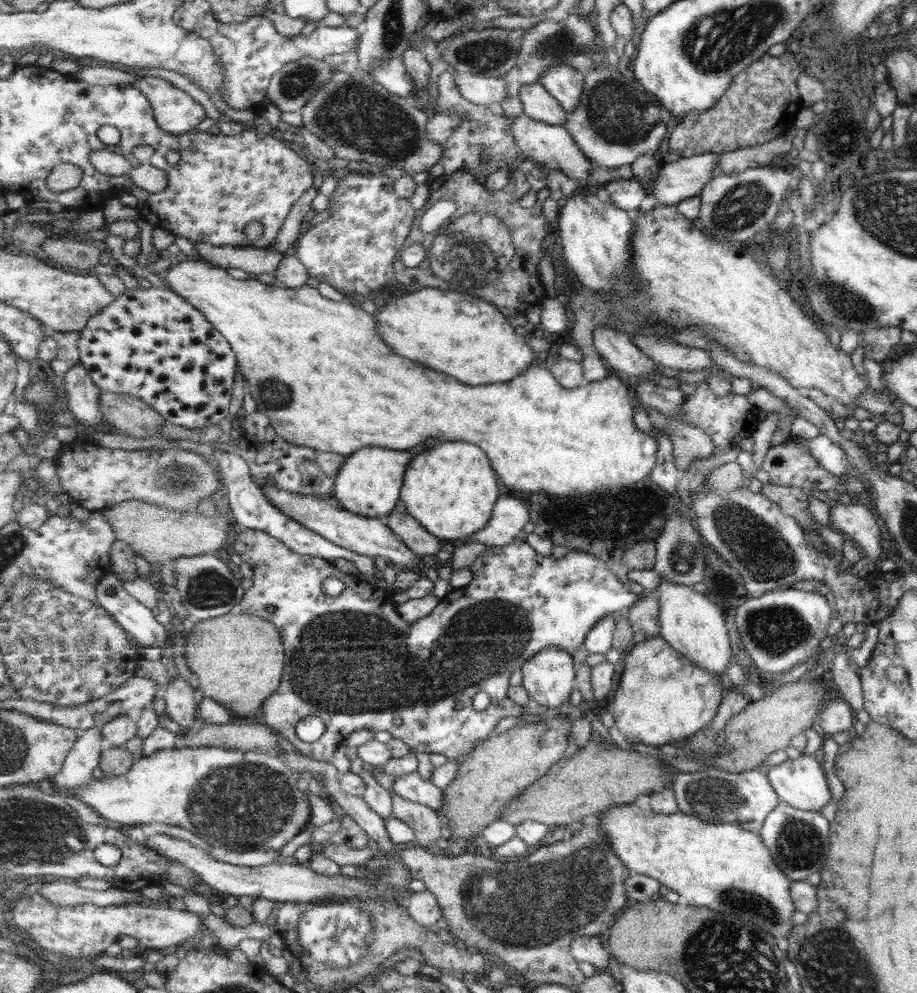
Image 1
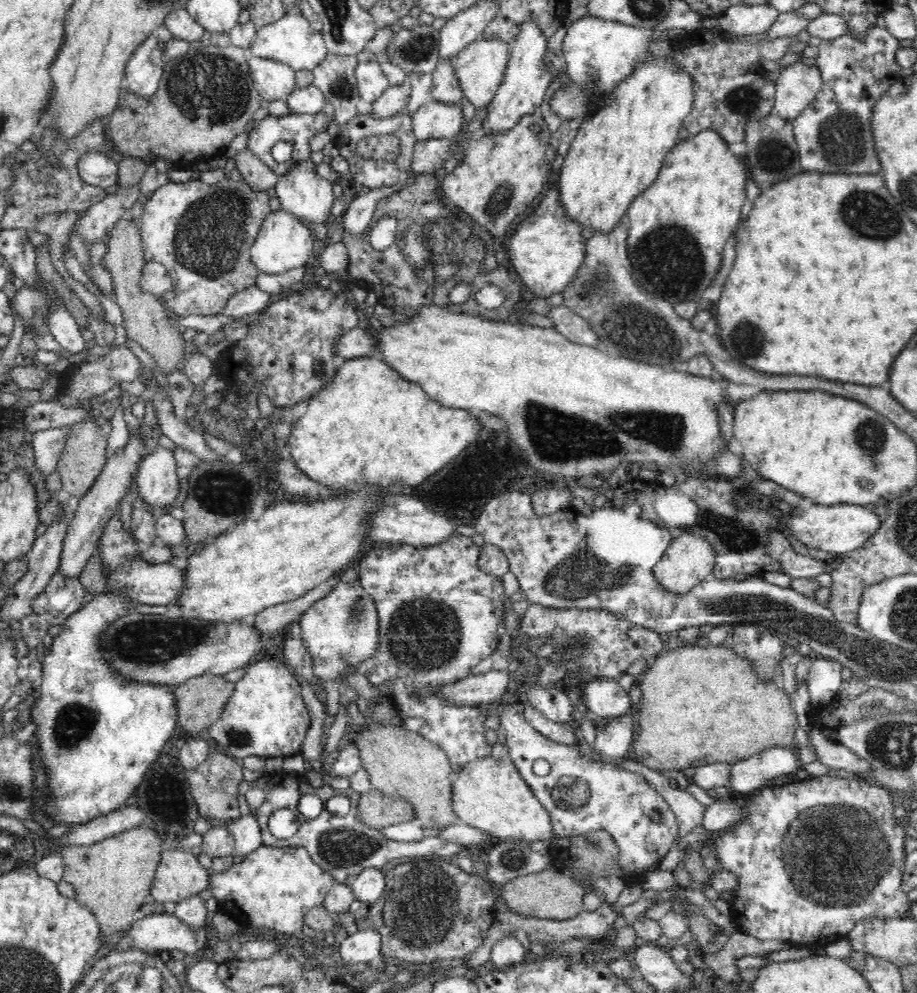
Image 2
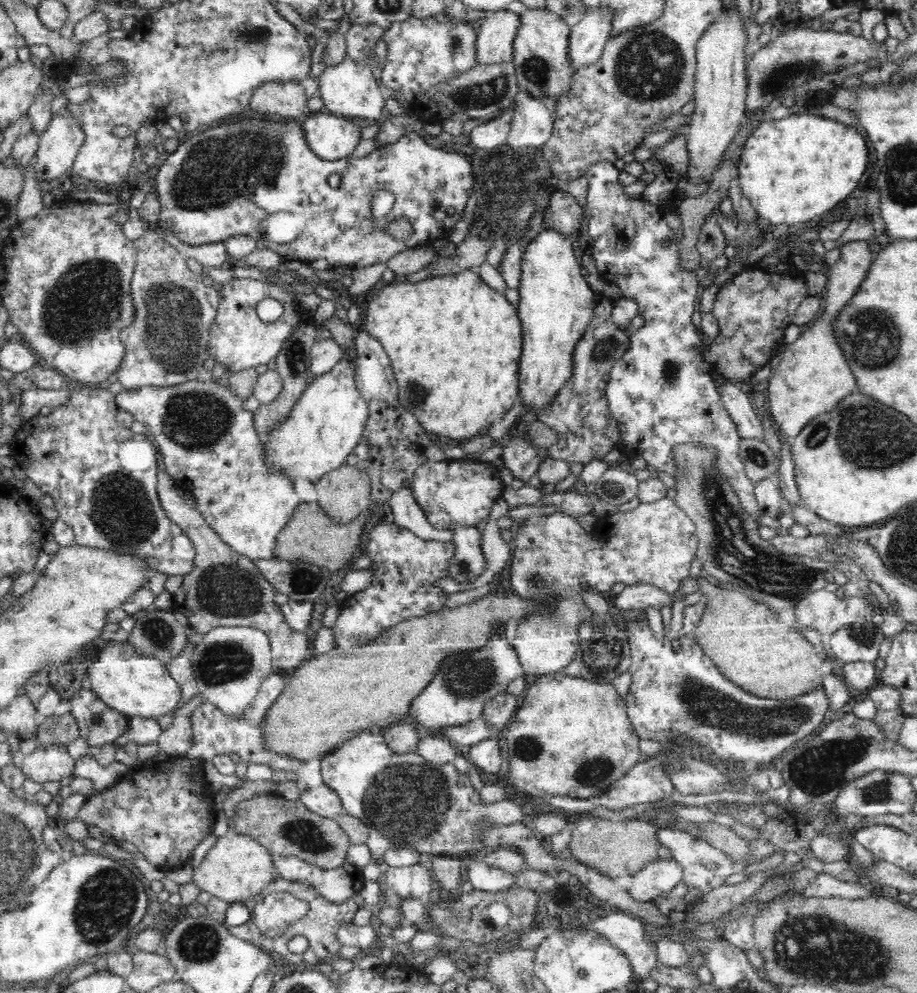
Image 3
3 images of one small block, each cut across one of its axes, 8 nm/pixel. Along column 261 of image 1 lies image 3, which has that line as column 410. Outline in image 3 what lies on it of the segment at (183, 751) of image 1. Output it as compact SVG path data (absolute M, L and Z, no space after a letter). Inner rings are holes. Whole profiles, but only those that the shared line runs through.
M362 731L354 738L342 742L338 748L321 758L321 774L326 786L334 789L341 798L346 812L359 818L369 828L367 846L371 860L382 858L390 849L407 848L431 855L446 855L474 859L486 845L483 836L494 825L519 824L524 818L523 809L510 798L494 803L483 803L480 792L472 786L468 772L460 772L453 762L436 764L415 752L398 754L387 745L382 731Z

